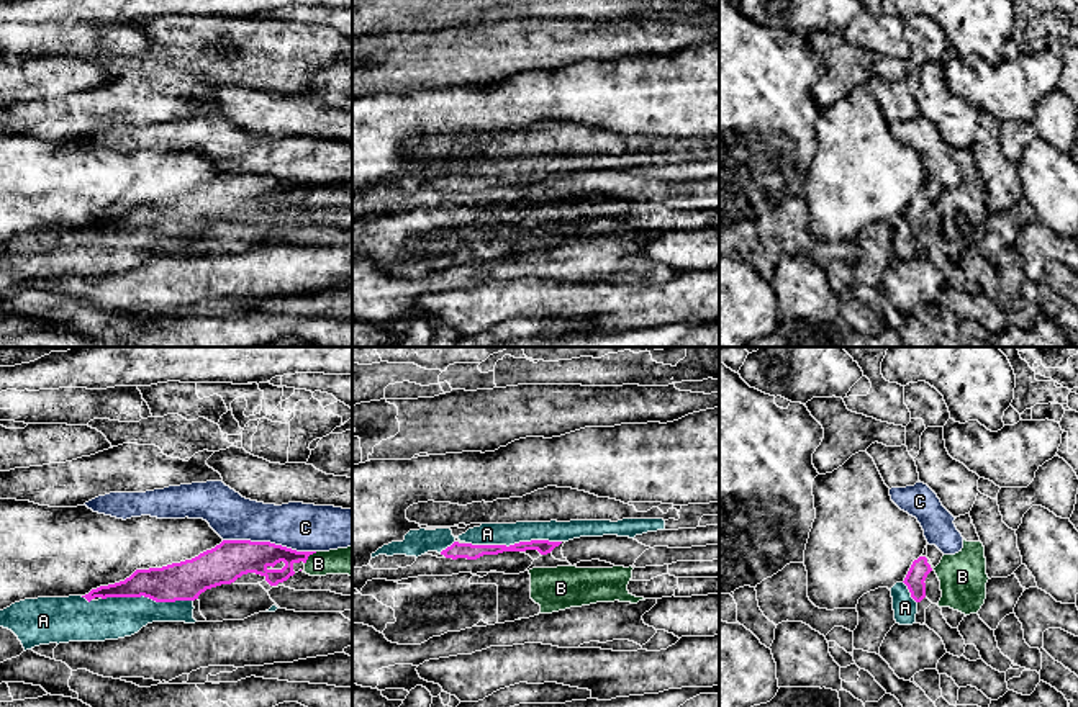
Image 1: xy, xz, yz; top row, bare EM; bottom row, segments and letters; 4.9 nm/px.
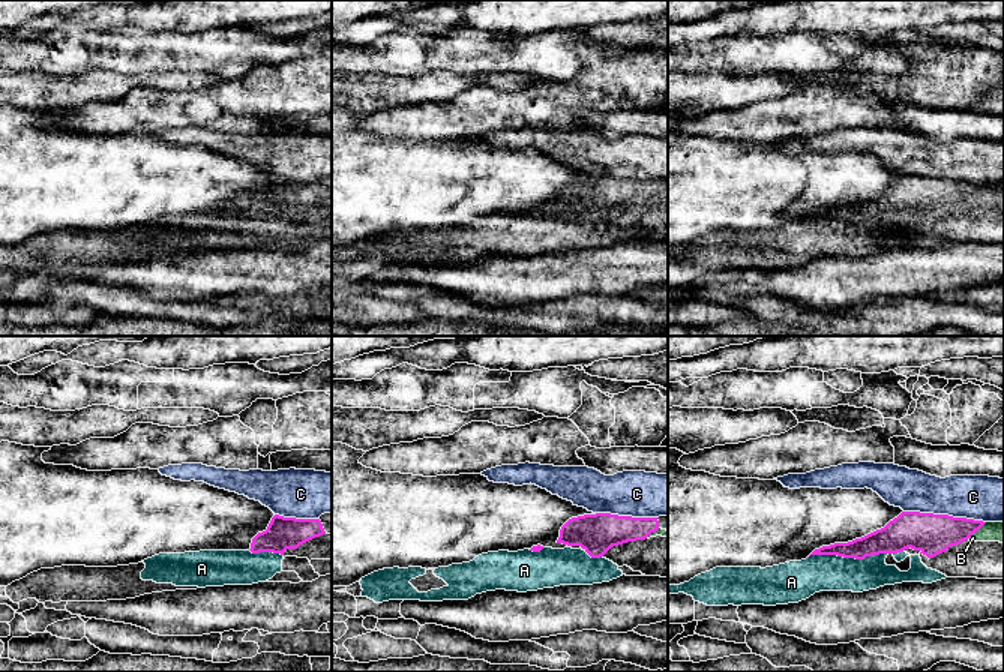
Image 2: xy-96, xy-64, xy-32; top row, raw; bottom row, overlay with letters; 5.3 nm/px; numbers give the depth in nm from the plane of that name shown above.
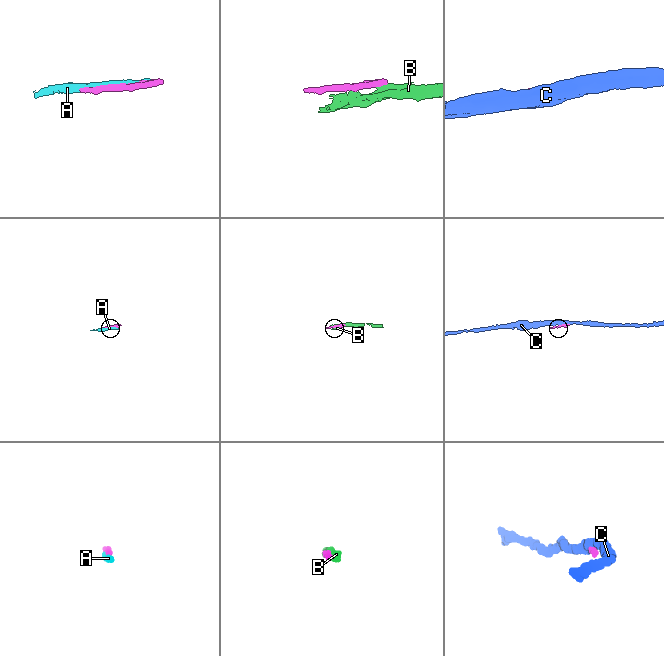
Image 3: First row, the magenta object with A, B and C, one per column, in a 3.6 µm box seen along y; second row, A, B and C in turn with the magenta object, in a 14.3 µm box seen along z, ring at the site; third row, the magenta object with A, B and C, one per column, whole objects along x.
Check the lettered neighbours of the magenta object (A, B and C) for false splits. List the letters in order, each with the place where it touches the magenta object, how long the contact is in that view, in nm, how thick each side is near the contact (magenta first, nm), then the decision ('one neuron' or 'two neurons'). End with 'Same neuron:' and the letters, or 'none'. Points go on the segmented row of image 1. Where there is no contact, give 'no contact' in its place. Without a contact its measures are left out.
A: xz (515, 544) | 480 nm | 80/110 nm | one neuron
B: xy (308, 555) | 90 nm | 140/140 nm | two neurons
C: xy (269, 542) | 460 nm | 190/240 nm | two neurons
Same neuron: A

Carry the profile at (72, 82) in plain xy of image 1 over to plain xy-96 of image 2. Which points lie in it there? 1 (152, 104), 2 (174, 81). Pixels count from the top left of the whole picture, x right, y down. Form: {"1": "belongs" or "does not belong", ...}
{"1": "does not belong", "2": "belongs"}

